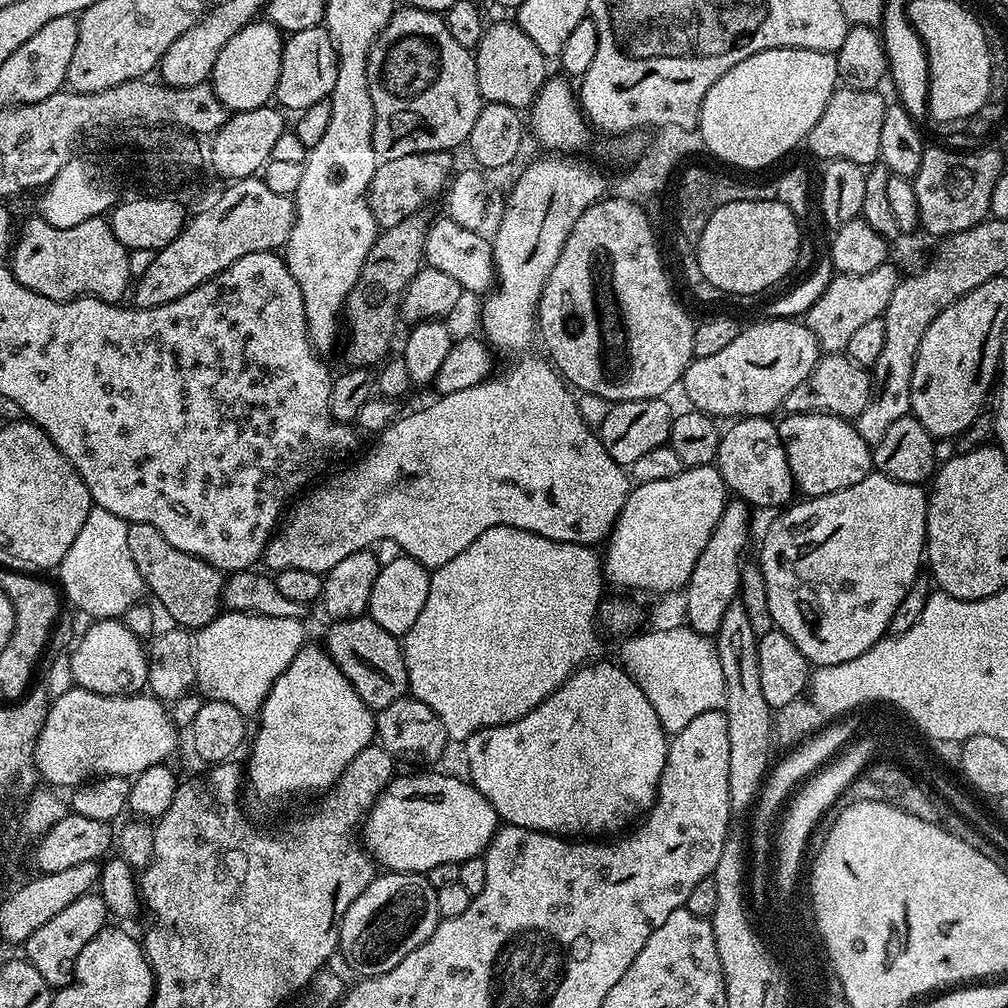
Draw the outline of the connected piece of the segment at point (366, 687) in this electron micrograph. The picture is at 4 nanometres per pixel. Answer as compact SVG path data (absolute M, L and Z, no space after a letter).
M367 614L352 620L338 620L329 625L326 650L368 708L386 708L406 696L408 675L402 644L397 637L382 630L382 626L378 626L378 622L374 622Z

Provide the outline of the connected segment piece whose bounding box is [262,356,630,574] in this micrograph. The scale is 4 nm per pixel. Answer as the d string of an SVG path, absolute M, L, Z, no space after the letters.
M520 356L505 372L499 372L497 371L489 376L481 384L470 386L468 390L458 390L454 394L446 394L436 398L436 401L429 408L420 408L417 412L410 413L409 416L402 417L403 415L401 415L399 419L379 433L377 440L380 441L373 446L372 452L366 453L353 468L346 469L340 477L329 475L327 479L320 482L325 482L325 484L317 483L291 509L291 512L293 511L292 517L290 517L290 512L287 519L283 521L278 534L273 535L272 539L268 541L264 548L262 564L265 564L269 569L264 568L272 574L291 568L326 574L334 566L338 566L338 562L342 562L342 558L346 558L346 554L371 549L375 540L393 540L400 547L397 549L403 555L413 556L418 562L422 562L425 568L435 570L446 566L446 562L458 558L458 554L462 554L462 550L466 550L466 546L470 546L470 542L477 540L487 528L502 526L503 524L518 530L533 532L558 542L596 546L599 540L600 543L607 541L608 537L612 535L612 528L616 524L618 514L622 510L630 491L630 476L625 465L614 462L614 458L610 458L610 454L602 446L599 435L594 431L593 425L591 428L584 421L584 416L580 413L575 398L571 396L573 393L564 377L556 371L547 359L541 358L539 360L536 356Z

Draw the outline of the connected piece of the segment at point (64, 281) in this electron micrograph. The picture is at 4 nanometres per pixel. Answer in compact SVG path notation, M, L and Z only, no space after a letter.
M32 214L21 228L19 225L10 253L10 267L14 278L18 278L22 286L51 300L76 300L79 296L93 296L108 304L123 301L124 291L127 288L129 291L130 281L133 279L128 261L129 249L124 248L118 238L114 238L111 223L105 217L103 220L100 216L92 216L81 224L74 224L63 228L50 226L50 222L43 220L40 215Z

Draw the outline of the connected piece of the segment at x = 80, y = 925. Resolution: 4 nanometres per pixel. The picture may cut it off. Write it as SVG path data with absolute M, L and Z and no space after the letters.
M99 891L87 892L86 895L70 902L66 910L54 914L54 918L46 922L46 926L38 926L38 930L34 930L34 934L30 934L30 938L24 941L23 955L34 966L34 970L38 970L42 978L46 978L49 988L63 988L72 980L72 971L76 968L78 954L82 954L82 946L86 946L86 942L90 942L94 934L104 929L109 920L108 907Z

